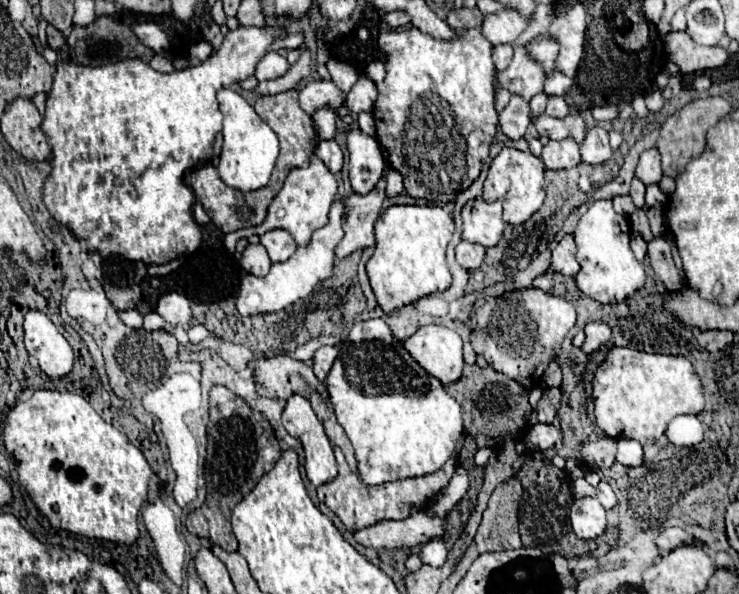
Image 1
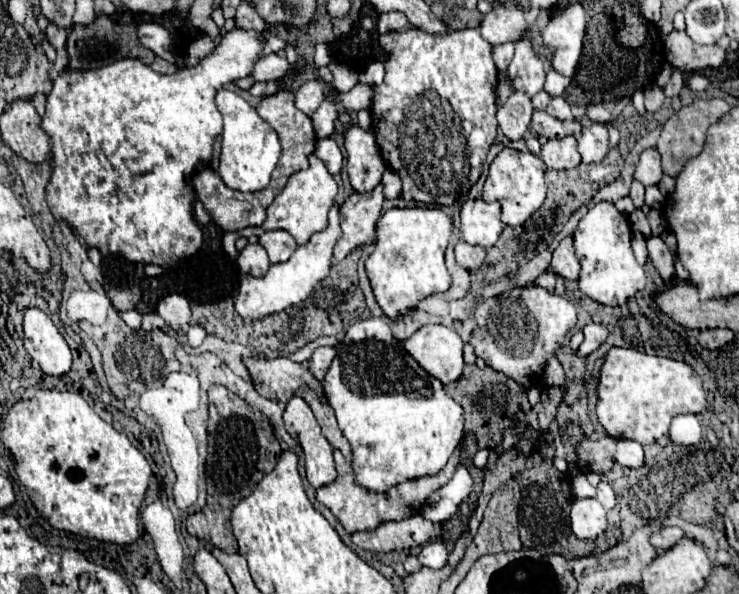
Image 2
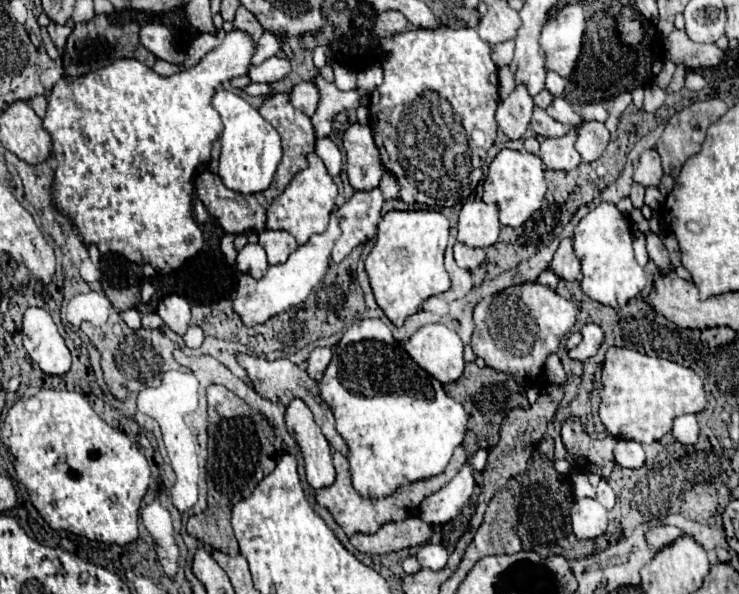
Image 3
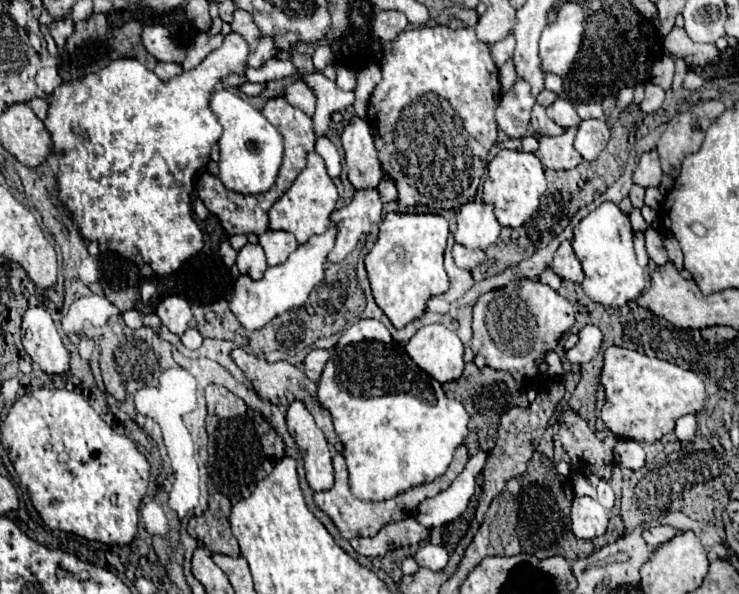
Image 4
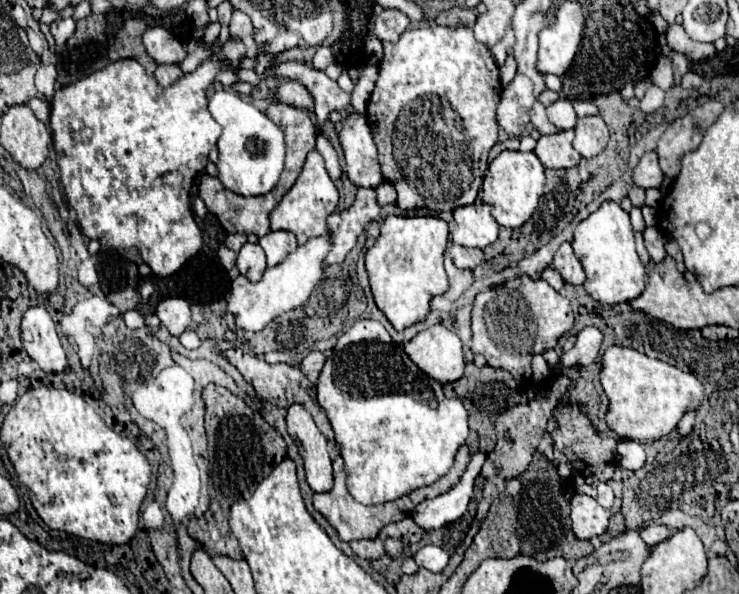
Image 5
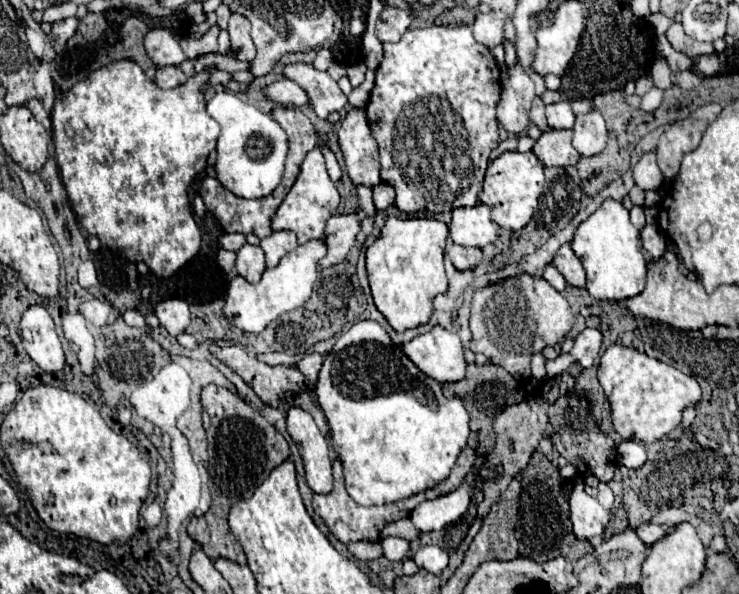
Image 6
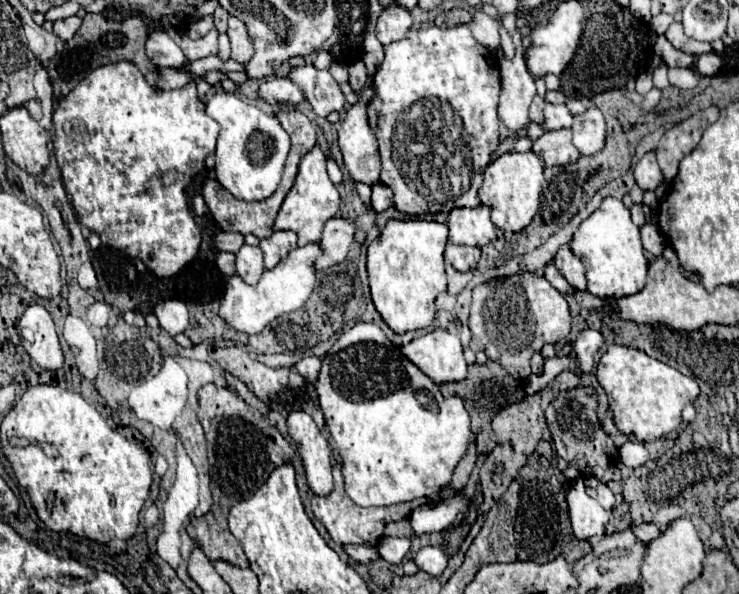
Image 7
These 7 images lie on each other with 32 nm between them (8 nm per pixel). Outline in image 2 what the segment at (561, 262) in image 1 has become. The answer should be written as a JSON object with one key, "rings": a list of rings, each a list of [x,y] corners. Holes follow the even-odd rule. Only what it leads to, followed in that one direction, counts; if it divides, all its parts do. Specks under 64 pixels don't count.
{"rings":[[[564,238],[558,248],[554,250],[552,254],[552,264],[550,264],[552,272],[564,276],[564,278],[570,278],[570,280],[576,280],[578,274],[580,274],[580,262],[576,260],[574,256],[574,244],[572,244],[572,238]]]}

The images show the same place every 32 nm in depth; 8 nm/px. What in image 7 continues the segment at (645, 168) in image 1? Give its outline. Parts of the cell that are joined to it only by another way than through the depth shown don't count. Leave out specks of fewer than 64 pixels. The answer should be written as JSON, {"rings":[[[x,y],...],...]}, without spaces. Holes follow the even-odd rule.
{"rings":[[[648,152],[648,154],[644,154],[640,158],[640,162],[634,168],[634,178],[636,178],[636,184],[642,190],[656,190],[660,186],[664,176],[662,176],[662,172],[658,168],[654,152]]]}

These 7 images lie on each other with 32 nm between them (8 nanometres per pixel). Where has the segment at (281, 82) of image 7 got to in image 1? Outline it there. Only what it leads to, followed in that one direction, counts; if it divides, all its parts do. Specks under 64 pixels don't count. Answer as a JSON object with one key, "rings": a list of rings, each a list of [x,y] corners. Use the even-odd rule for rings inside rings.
{"rings":[[[316,80],[316,82],[308,82],[300,90],[300,106],[310,116],[324,106],[338,112],[344,104],[346,104],[346,92],[342,92],[334,82]]]}

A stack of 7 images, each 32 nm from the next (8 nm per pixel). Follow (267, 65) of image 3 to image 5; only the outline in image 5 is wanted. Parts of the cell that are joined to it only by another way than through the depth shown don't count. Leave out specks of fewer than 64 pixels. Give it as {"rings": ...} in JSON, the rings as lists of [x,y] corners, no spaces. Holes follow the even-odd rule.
{"rings":[[[285,62],[278,66],[271,65],[263,74],[255,73],[254,69],[242,69],[238,72],[241,82],[257,84],[262,79],[274,75],[288,78],[303,84],[312,94],[316,122],[322,124],[328,120],[330,112],[344,110],[350,104],[350,94],[340,90],[337,82],[328,78],[324,71],[309,68],[302,63]]]}

